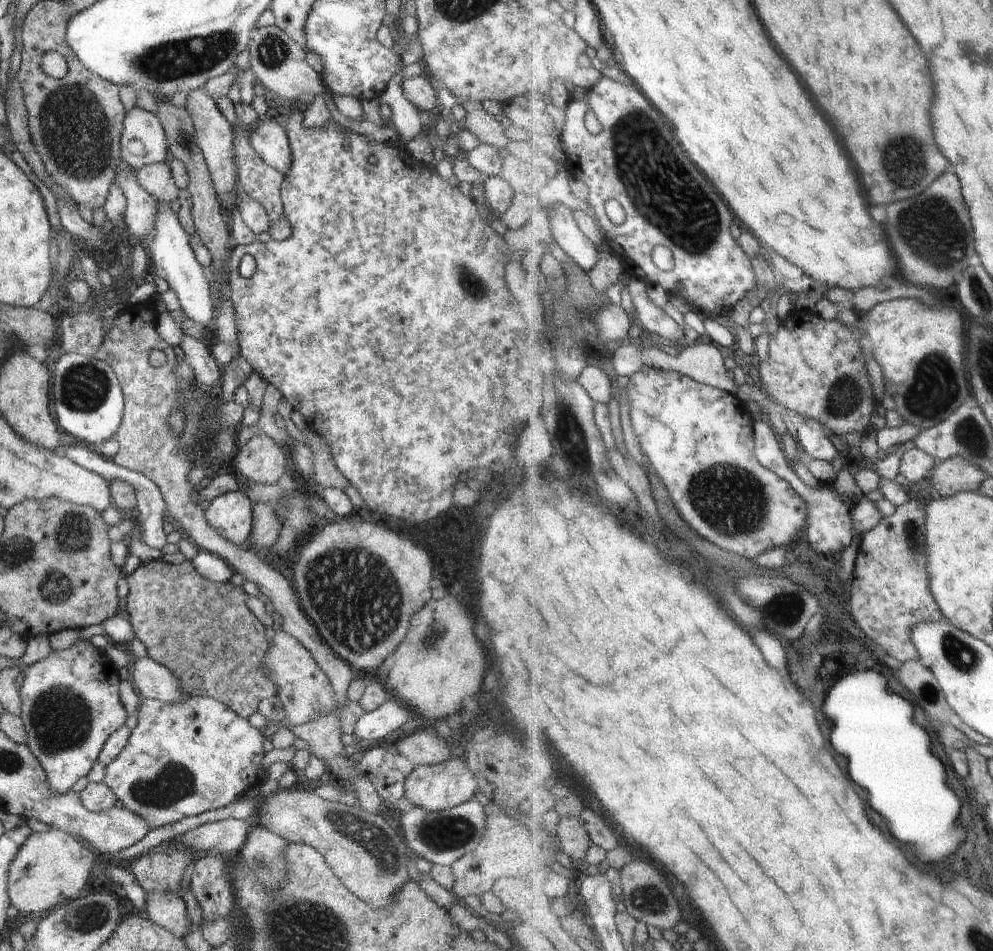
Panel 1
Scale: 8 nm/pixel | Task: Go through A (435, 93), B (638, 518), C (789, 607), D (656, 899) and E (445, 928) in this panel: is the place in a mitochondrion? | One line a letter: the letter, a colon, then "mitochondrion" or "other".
A: other
B: other
C: mitochondrion
D: mitochondrion
E: other

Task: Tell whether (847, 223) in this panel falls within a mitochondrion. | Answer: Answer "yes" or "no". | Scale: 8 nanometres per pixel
no

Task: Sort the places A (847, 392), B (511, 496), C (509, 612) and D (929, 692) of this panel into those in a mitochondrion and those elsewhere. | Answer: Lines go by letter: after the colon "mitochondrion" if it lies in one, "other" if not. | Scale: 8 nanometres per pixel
A: mitochondrion
B: other
C: other
D: mitochondrion

